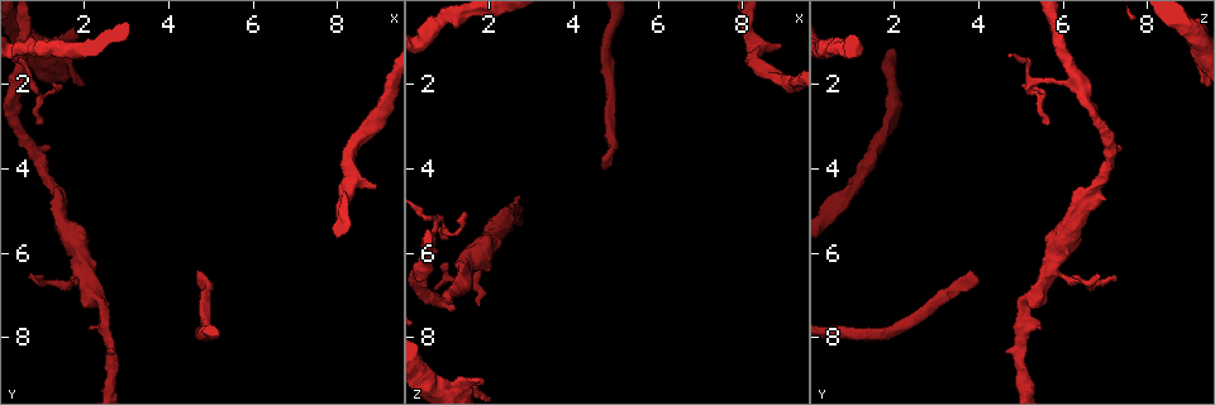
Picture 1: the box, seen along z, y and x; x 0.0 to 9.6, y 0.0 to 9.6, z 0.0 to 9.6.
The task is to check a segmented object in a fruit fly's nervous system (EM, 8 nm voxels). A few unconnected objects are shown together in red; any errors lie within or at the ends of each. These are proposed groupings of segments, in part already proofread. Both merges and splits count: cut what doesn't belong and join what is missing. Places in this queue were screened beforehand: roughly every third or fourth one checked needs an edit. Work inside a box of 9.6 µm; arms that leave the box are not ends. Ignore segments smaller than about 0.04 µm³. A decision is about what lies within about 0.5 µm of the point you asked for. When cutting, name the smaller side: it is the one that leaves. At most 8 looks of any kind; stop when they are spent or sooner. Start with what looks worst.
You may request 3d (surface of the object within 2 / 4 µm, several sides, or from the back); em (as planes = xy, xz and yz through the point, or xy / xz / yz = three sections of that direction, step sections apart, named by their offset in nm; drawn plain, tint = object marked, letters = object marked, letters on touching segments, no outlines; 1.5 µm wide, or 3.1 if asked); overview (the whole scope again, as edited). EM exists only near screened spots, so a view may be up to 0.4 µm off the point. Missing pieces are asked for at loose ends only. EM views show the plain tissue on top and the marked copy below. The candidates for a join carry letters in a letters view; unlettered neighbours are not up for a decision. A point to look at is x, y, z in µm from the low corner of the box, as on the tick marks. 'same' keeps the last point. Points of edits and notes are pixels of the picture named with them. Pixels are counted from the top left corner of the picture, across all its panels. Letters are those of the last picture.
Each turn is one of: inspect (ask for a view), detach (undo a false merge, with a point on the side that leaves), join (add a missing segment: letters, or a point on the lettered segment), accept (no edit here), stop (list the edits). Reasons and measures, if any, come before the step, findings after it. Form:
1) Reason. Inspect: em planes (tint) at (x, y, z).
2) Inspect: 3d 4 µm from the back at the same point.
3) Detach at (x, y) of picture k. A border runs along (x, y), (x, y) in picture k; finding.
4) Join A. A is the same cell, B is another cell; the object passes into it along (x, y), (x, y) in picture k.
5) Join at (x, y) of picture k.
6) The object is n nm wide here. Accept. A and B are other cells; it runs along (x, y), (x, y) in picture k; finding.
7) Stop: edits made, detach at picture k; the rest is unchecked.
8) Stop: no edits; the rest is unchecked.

An open end. Inspect: 3d 2 µm at (4.70, 6.70, 4.00).

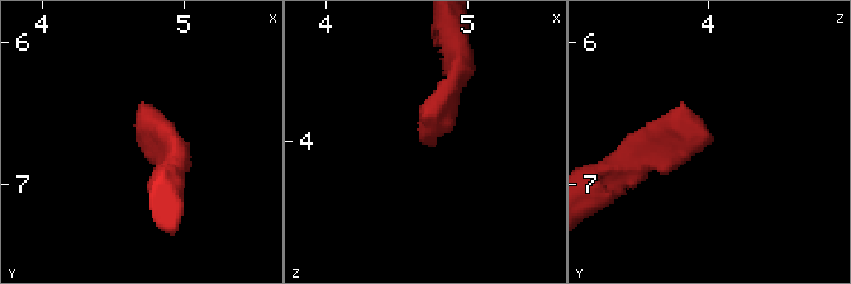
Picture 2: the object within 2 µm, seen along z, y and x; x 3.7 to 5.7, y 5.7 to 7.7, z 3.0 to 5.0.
Need the tissue. Inspect: em xz step 8 (tint) at (4.72, 6.70, 4.02).

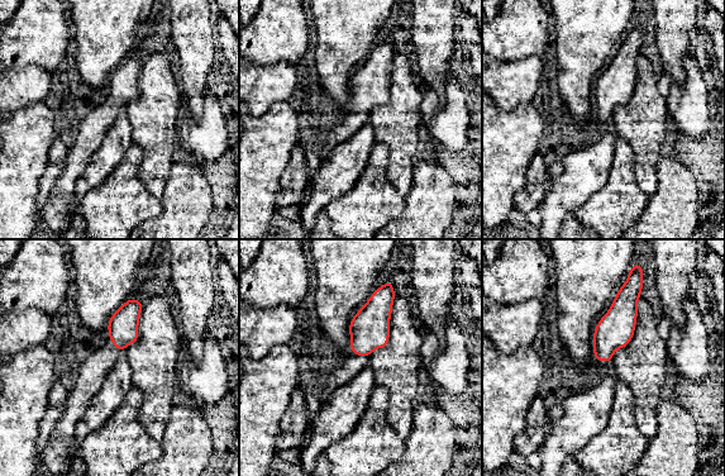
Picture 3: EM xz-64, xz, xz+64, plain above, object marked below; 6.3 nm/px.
Inspect: em planes (letters) at the same point.

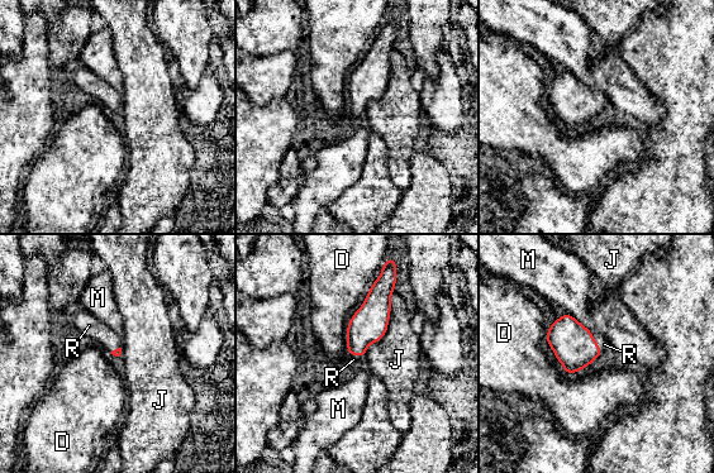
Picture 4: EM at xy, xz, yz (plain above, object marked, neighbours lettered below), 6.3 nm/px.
Join at (604, 344) of picture 4. R is the same cell, D, J and M are other cells; the object passes into it along (574, 345), (596, 343), (604, 344) in picture 4; it goes on there.

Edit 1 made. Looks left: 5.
An open end. Inspect: em planes (letters) at (8.85, 4.50, 1.10).

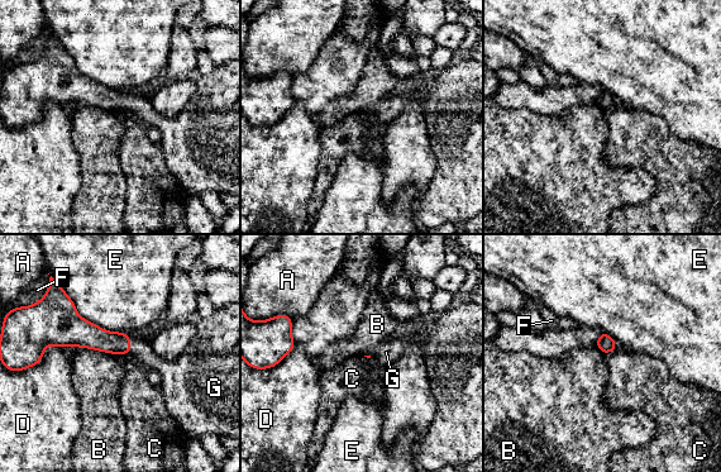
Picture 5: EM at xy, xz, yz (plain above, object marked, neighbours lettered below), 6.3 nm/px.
Join at (141, 352) of picture 5. G is the same cell, A, B, C, D, E and F are other cells; it goes on there.

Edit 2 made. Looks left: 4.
Inspect: overview.

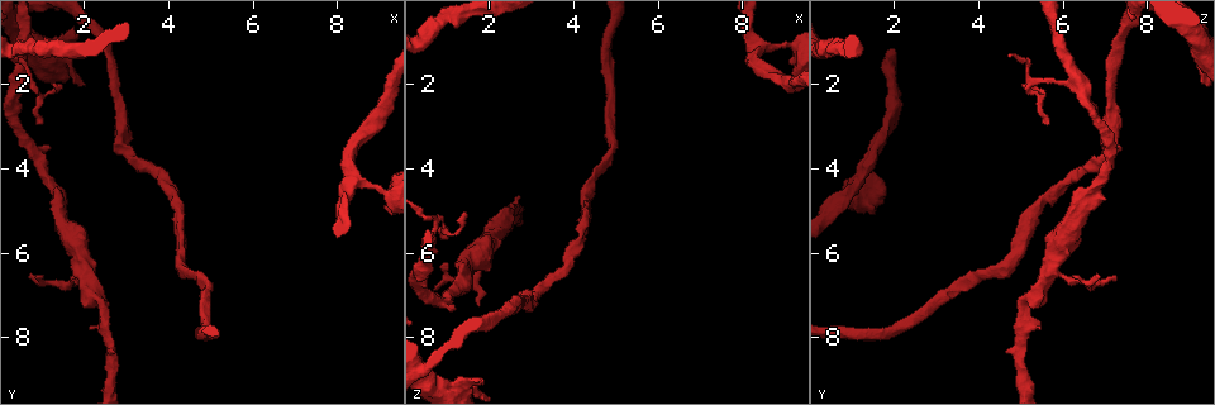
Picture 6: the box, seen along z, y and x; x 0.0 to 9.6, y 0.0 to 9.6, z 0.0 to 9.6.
Free end. Inspect: 3d 4 µm at (1.70, 0.65, 9.05).

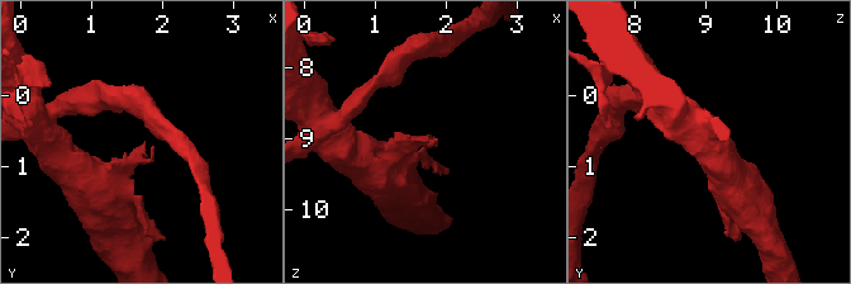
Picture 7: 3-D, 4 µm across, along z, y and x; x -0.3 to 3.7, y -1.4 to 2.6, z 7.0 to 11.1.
Need the tissue. Inspect: em planes (letters) at (1.80, 0.65, 9.05).

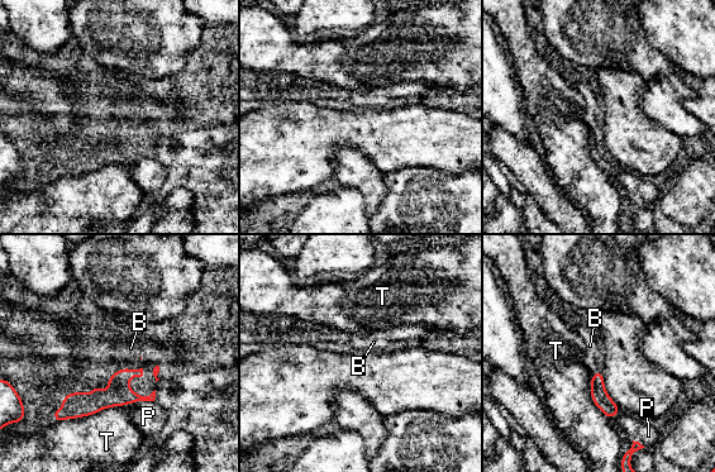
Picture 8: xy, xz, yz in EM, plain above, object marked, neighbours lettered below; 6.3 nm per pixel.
Accept. B, P and T are other cells; no lettered segment goes on from it.

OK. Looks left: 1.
Stop: edits made, join at picture 4, join at picture 5; the rest is unchecked.

